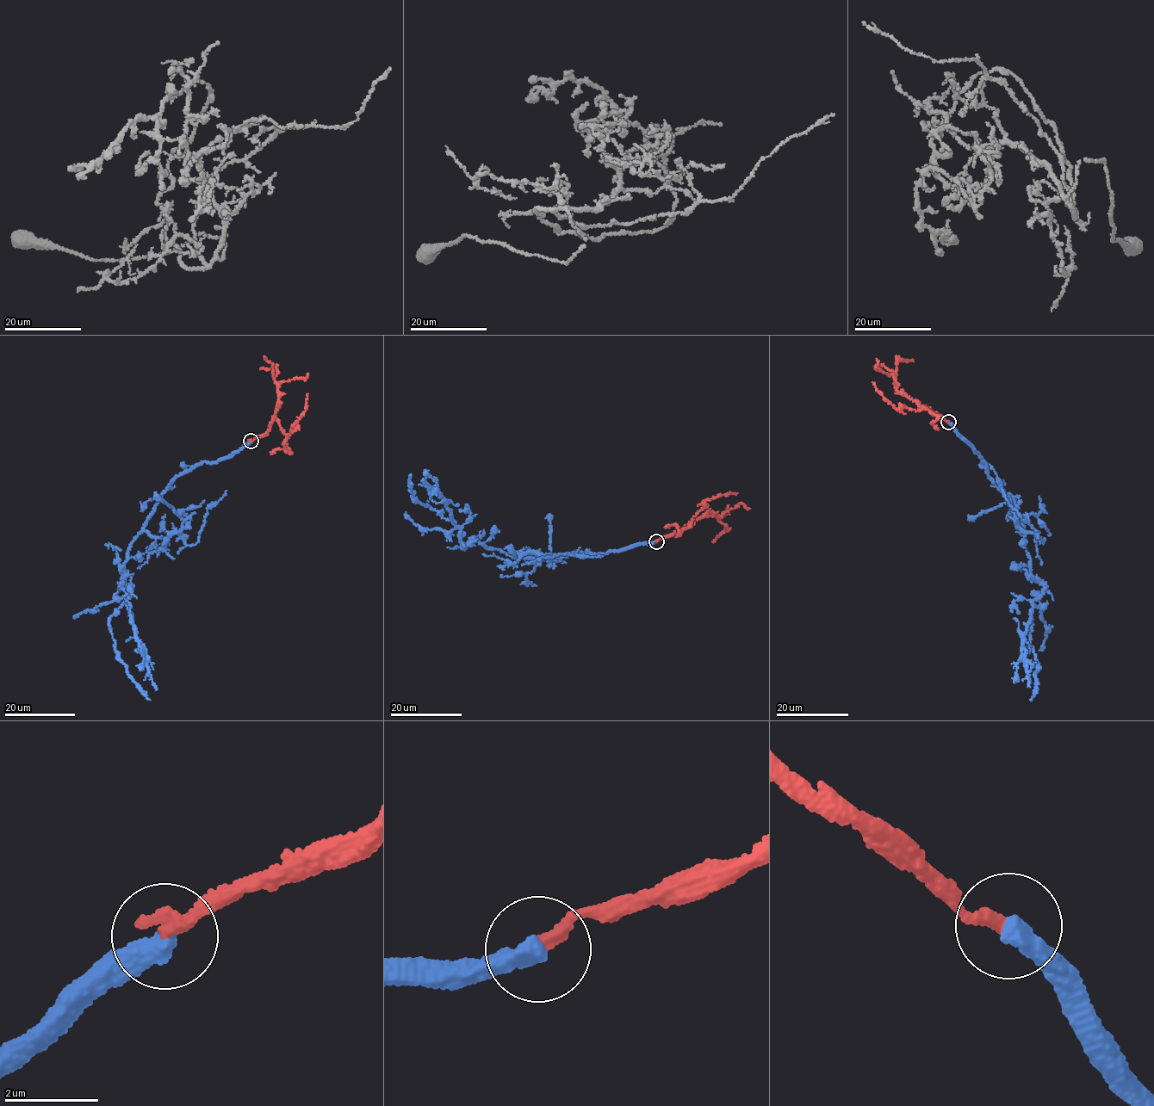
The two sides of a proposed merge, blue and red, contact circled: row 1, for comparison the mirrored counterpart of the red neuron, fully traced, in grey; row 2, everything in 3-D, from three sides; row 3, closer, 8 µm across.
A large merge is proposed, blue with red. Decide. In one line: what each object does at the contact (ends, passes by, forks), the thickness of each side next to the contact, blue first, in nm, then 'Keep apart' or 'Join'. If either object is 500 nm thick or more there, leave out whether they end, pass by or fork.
At the ring blue ends. At the ring red ends. Thickness 460 nm (blue) against 300 nm. Keep apart

